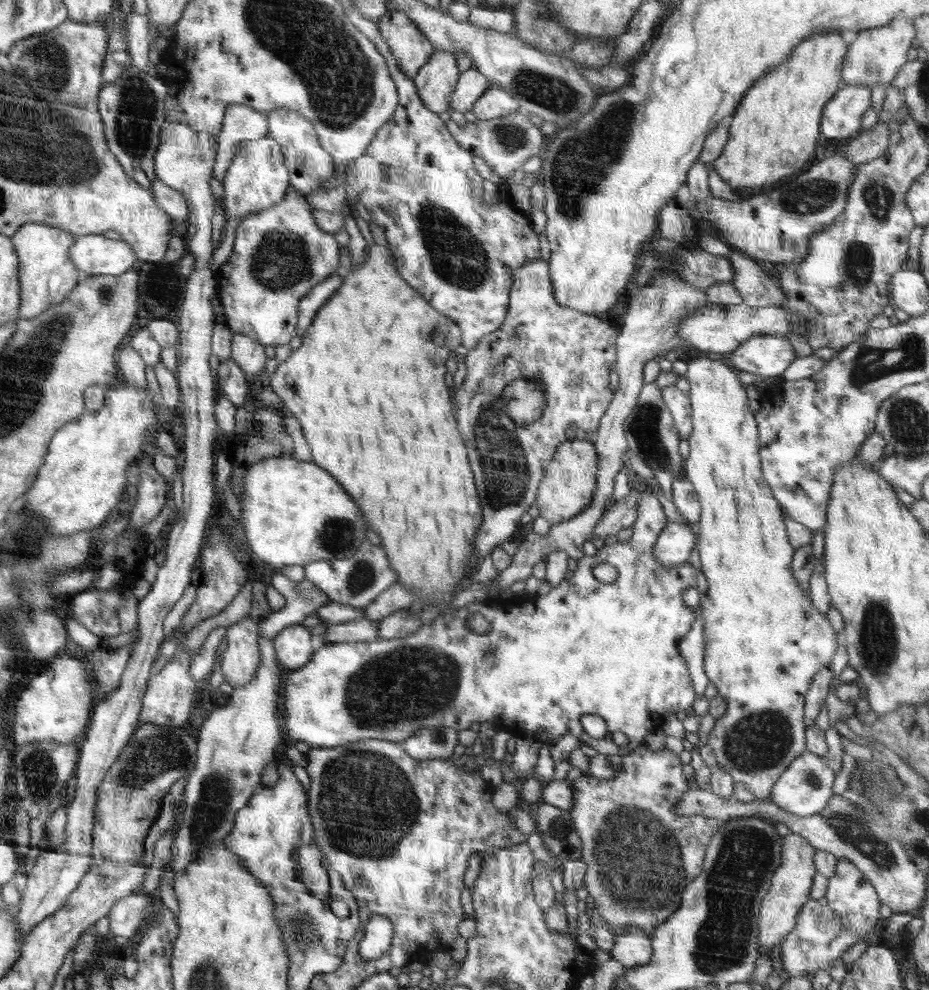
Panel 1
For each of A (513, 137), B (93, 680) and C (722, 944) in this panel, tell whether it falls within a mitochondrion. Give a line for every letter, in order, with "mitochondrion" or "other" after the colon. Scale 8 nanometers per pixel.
A: mitochondrion
B: other
C: mitochondrion

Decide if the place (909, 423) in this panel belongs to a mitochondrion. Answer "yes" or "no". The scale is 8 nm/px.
yes

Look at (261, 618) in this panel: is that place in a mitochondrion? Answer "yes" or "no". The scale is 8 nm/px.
no

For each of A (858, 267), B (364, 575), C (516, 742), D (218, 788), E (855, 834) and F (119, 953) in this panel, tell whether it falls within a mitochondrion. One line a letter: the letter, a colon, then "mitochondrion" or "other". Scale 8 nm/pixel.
A: mitochondrion
B: mitochondrion
C: other
D: mitochondrion
E: mitochondrion
F: other

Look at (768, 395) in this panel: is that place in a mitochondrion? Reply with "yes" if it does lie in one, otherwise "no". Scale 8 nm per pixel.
no

